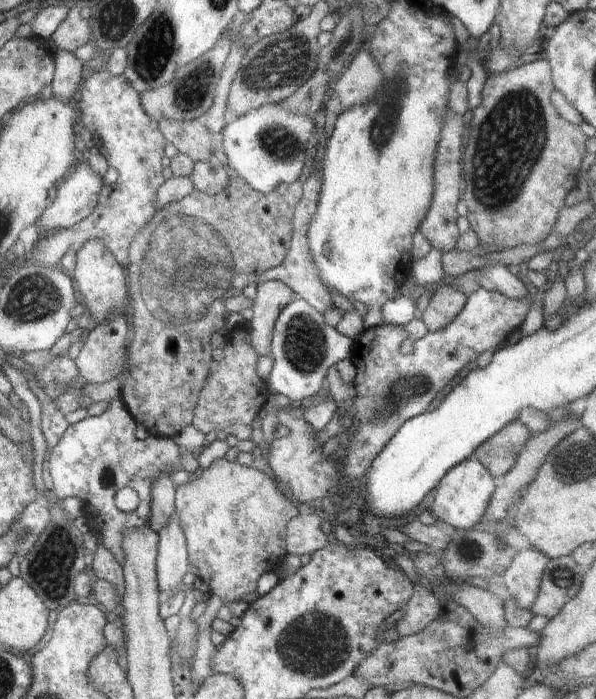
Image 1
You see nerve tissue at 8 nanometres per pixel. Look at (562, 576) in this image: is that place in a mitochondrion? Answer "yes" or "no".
yes

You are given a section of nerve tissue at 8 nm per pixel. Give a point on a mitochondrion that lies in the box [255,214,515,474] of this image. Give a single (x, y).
(305, 340)

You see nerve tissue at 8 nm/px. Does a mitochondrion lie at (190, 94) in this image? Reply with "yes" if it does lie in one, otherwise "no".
yes

